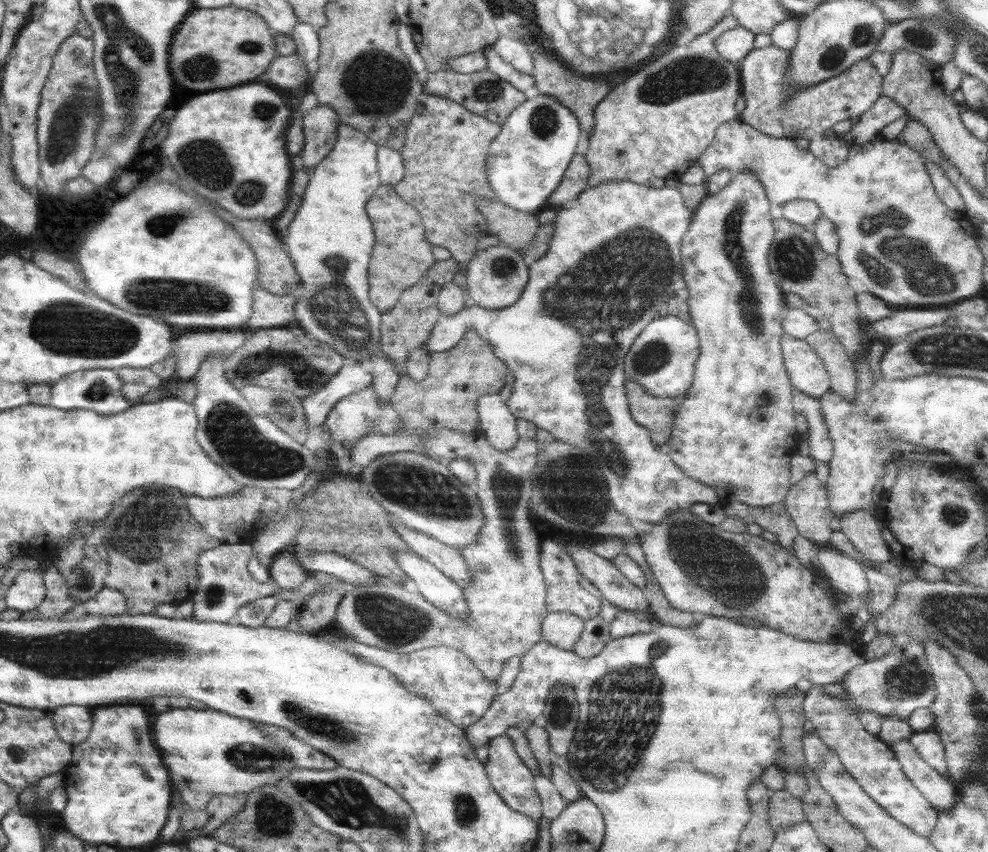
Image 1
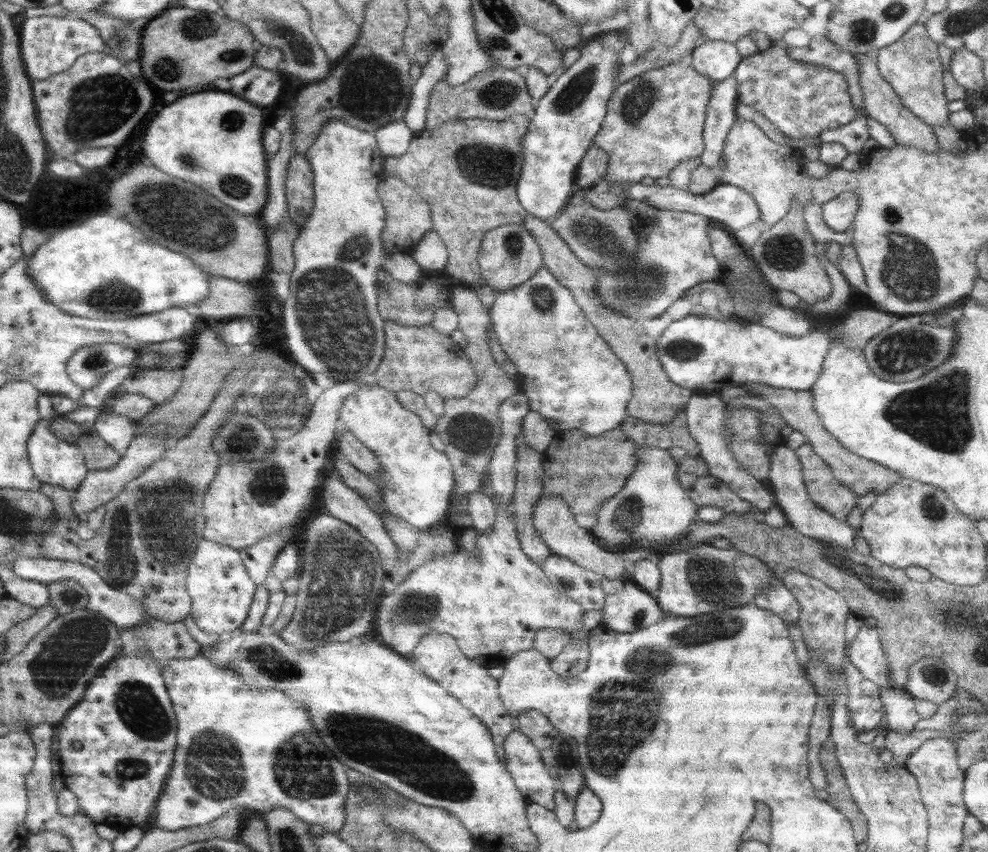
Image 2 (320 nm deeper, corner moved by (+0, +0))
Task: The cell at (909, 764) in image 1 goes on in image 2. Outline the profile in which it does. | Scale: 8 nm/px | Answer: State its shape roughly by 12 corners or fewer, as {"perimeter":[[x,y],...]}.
{"perimeter":[[904,688],[882,692],[888,729],[910,734],[921,717]]}

